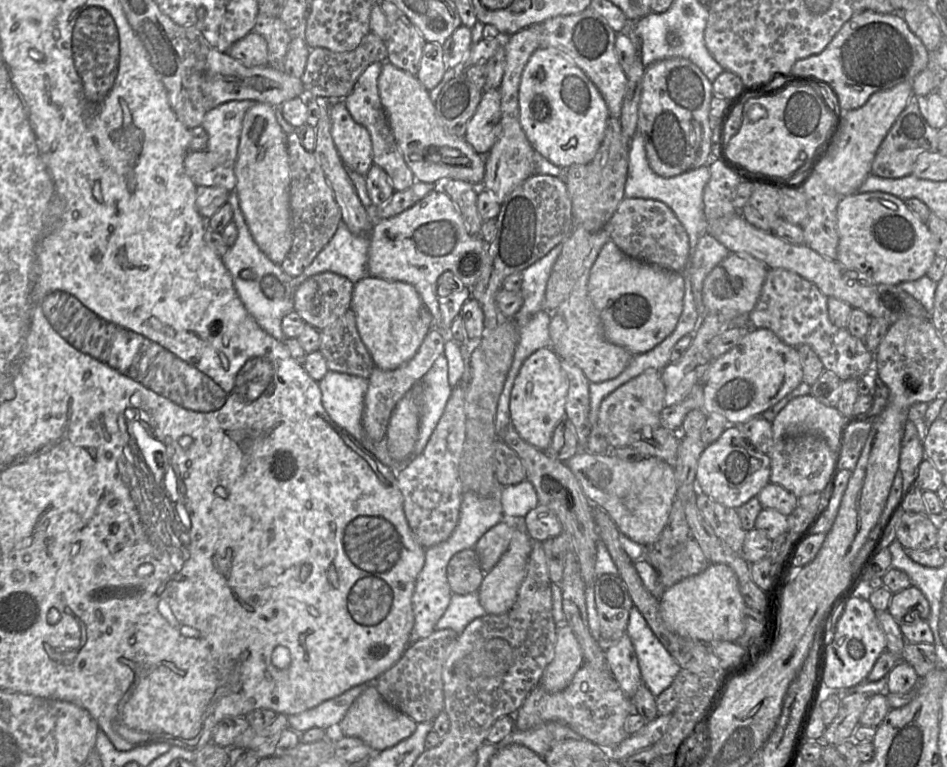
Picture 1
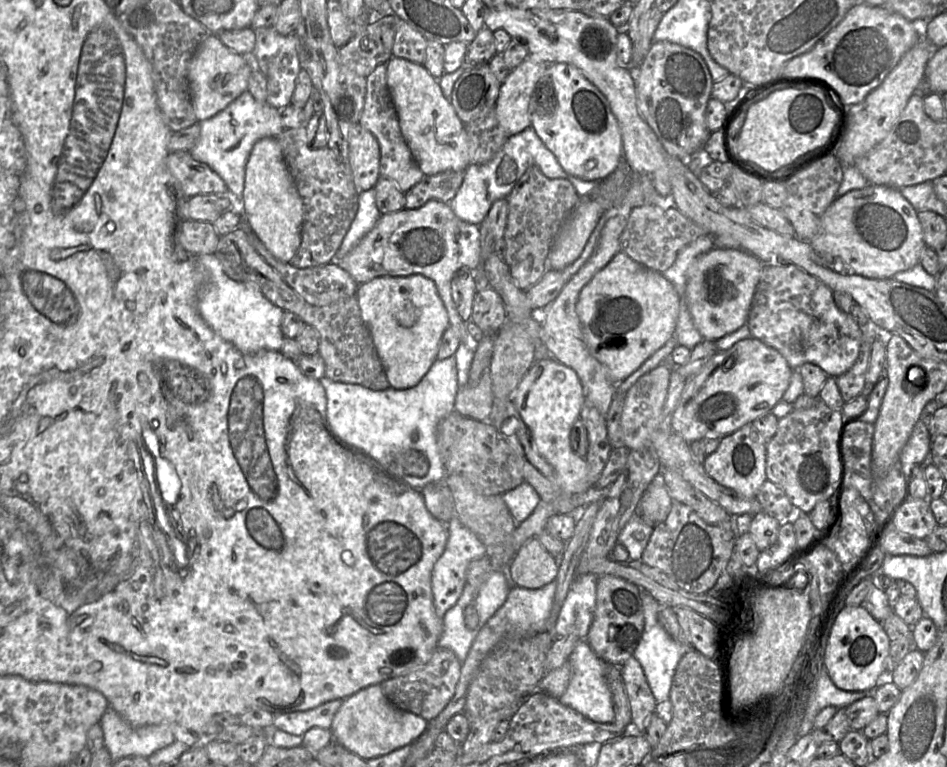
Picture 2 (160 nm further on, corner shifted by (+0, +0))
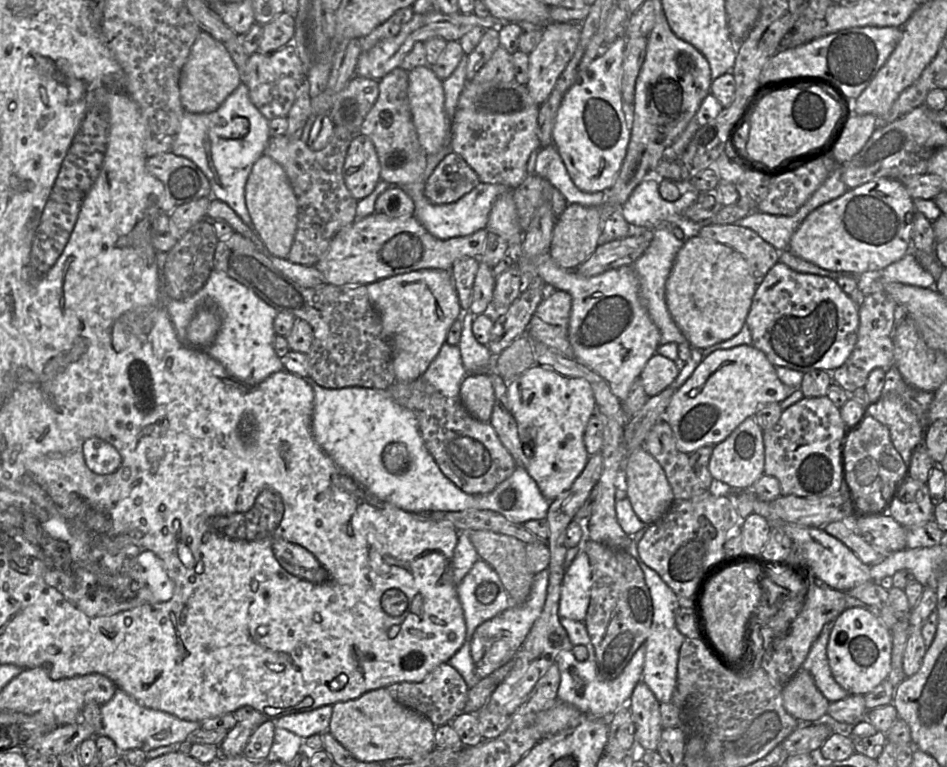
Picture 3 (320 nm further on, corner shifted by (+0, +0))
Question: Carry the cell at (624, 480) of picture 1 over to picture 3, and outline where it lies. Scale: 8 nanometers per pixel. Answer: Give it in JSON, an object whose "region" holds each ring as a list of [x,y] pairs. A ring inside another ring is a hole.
{"region":[[[534,364],[507,383],[507,397],[517,423],[520,441],[529,444],[529,463],[524,468],[537,483],[542,495],[547,500],[554,501],[571,488],[590,457],[584,444],[584,433],[589,419],[596,413],[593,390],[585,379],[566,377],[548,367]]]}

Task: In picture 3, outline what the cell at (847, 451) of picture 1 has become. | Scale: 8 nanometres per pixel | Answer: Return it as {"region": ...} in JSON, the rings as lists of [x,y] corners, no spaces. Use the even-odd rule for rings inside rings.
{"region":[[[865,417],[855,428],[848,430],[842,451],[844,480],[856,506],[872,515],[886,513],[887,508],[900,484],[908,476],[907,462],[896,451],[886,426],[872,417]]]}

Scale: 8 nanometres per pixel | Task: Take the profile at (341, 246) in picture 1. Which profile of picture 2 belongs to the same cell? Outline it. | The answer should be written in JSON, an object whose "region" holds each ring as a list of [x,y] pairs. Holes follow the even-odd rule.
{"region":[[[368,189],[358,194],[358,209],[333,262],[344,258],[377,223],[380,212],[376,207],[375,191]]]}

